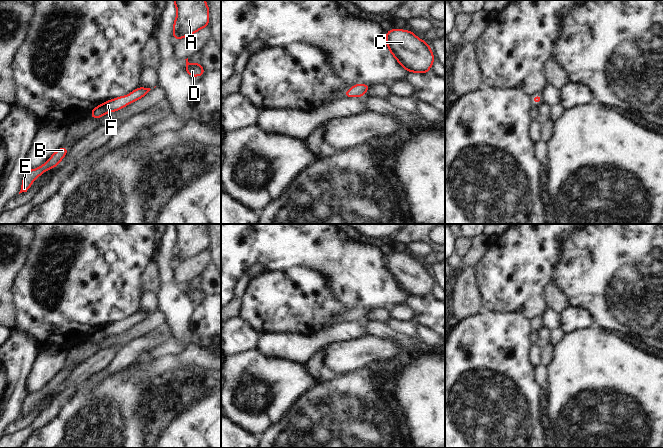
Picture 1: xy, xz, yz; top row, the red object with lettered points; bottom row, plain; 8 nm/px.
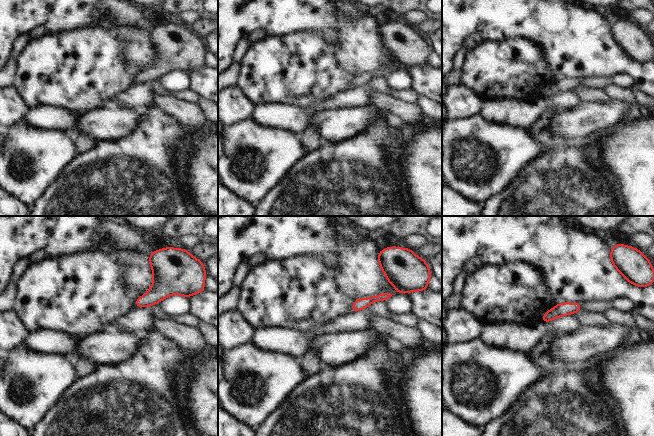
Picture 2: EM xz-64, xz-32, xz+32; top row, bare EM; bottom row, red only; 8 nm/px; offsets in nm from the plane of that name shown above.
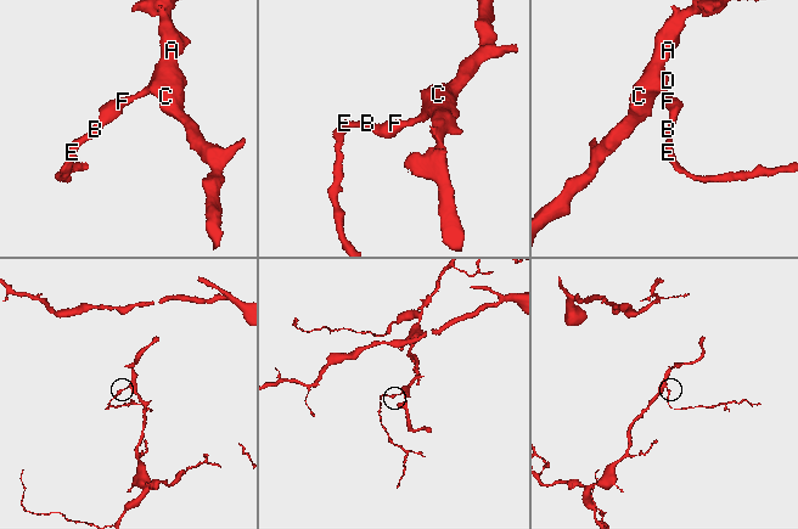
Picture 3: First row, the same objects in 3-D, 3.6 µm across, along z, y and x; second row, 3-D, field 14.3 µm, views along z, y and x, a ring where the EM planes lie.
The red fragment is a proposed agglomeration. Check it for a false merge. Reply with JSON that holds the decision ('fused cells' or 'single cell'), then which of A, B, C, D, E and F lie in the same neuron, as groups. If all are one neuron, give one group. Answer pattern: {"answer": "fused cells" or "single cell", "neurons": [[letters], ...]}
{"answer": "single cell", "neurons": [["A", "B", "C", "D", "E", "F"]]}

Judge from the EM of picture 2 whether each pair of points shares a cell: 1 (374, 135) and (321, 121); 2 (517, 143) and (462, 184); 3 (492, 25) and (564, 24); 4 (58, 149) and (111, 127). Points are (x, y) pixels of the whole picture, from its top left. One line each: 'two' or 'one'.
1: two
2: one
3: one
4: two

